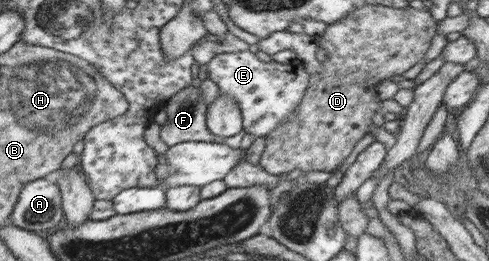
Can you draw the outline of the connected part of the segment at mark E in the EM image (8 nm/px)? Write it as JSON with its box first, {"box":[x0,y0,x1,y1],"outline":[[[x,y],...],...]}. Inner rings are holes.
{"box":[208,50,310,138],"outline":[[[250,50],[220,53],[208,63],[208,78],[220,88],[219,97],[232,97],[239,102],[243,130],[256,138],[267,138],[270,132],[295,121],[295,114],[305,97],[310,75],[297,58],[288,64],[275,61],[264,63]]]}

